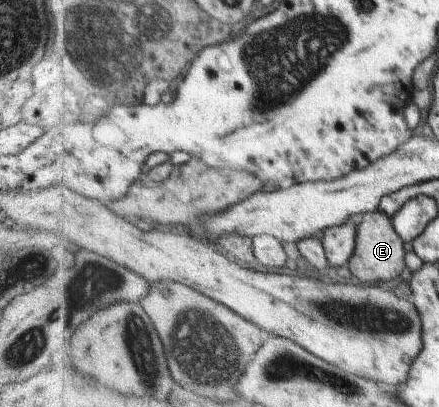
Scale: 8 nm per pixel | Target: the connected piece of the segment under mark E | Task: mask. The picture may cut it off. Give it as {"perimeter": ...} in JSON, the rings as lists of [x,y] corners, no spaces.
{"perimeter":[[[380,210],[361,216],[358,225],[357,249],[350,261],[350,269],[354,276],[363,283],[374,282],[375,279],[389,281],[405,277],[408,274],[407,244],[395,229],[394,218]]]}

